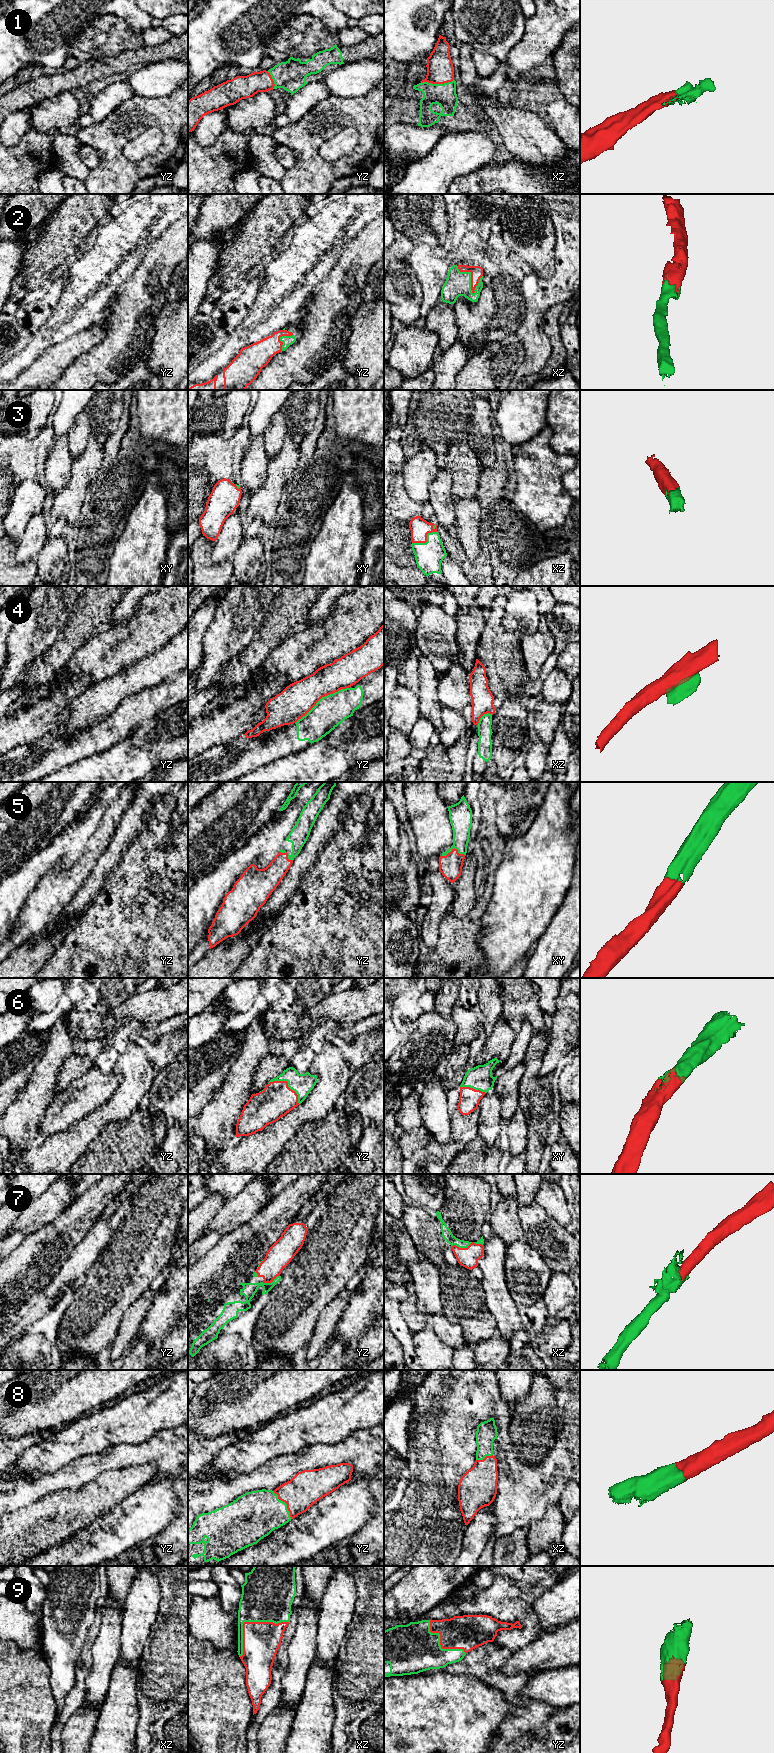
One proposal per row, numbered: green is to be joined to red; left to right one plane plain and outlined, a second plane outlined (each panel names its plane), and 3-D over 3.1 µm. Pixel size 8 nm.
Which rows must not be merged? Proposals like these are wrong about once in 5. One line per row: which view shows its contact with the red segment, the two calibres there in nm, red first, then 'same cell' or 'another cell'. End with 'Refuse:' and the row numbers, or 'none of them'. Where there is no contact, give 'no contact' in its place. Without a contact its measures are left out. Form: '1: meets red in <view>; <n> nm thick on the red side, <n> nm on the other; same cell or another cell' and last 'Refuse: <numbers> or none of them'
1: meets red in xz; 220 nm thick on the red side, 180 nm on the other; same cell
2: meets red in xz; 100 nm thick on the red side, 200 nm on the other; same cell
3: meets red in xz; 150 nm thick on the red side, 220 nm on the other; same cell
4: meets red in yz; 280 nm thick on the red side, 260 nm on the other; another cell
5: meets red in xy; 180 nm thick on the red side, 180 nm on the other; same cell
6: meets red in yz; 280 nm thick on the red side, 170 nm on the other; same cell
7: meets red in xz; 160 nm thick on the red side, 80 nm on the other; same cell
8: meets red in yz; 280 nm thick on the red side, 360 nm on the other; same cell
9: meets red in xz; 300 nm thick on the red side, 400 nm on the other; same cell
Refuse: 4

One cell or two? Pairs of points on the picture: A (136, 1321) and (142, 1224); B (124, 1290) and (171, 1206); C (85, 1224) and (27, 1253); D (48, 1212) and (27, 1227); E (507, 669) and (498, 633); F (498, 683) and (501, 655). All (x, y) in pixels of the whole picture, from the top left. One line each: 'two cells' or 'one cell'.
A: two cells
B: one cell
C: one cell
D: one cell
E: one cell
F: one cell

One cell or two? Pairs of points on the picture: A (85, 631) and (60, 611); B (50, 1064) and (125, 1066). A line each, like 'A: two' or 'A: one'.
A: two
B: two

